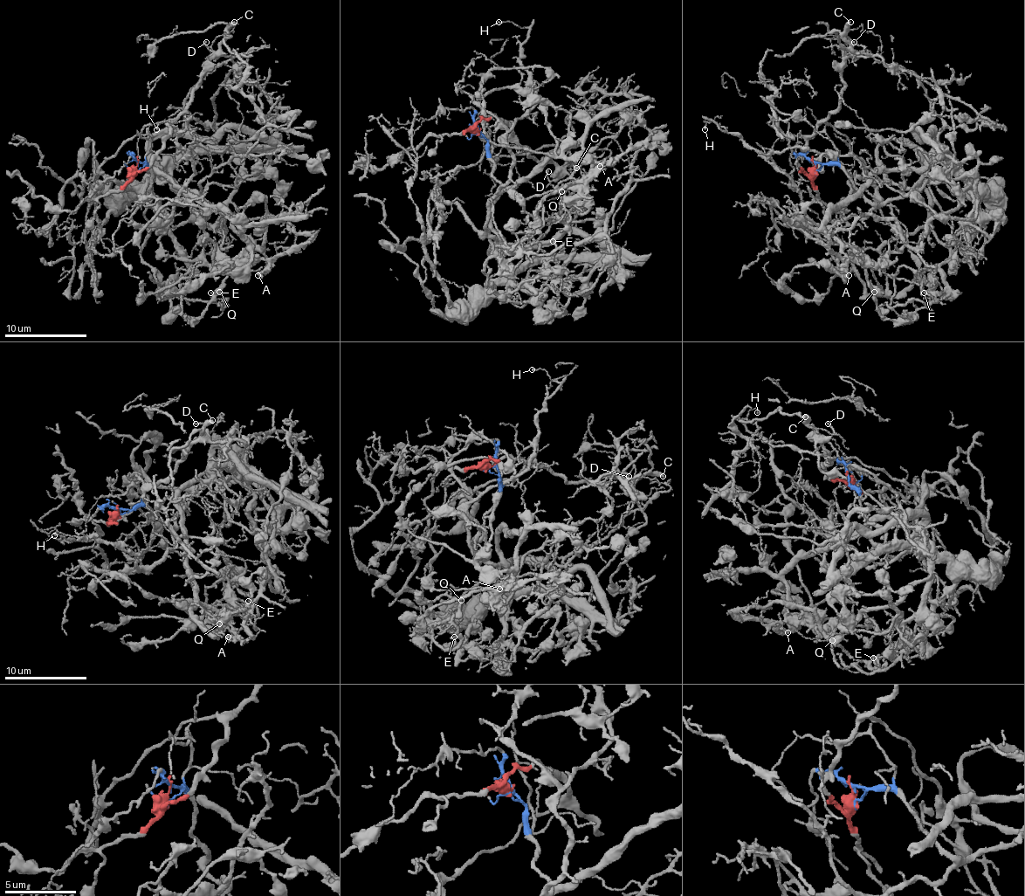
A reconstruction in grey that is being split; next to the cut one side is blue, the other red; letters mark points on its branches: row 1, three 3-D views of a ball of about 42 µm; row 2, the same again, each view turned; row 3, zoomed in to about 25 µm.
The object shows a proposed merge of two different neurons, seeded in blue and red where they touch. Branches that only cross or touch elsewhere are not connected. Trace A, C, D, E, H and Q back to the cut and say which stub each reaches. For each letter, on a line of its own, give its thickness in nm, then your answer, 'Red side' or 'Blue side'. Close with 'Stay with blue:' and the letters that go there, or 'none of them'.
A: Thickness 320 nm. Blue side
C: Thickness 440 nm. Red side
D: Thickness 130 nm. Red side
E: Thickness 160 nm. Blue side
H: Thickness 140 nm. Blue side
Q: Thickness 320 nm. Blue side
Stay with blue: A, E, H, Q

